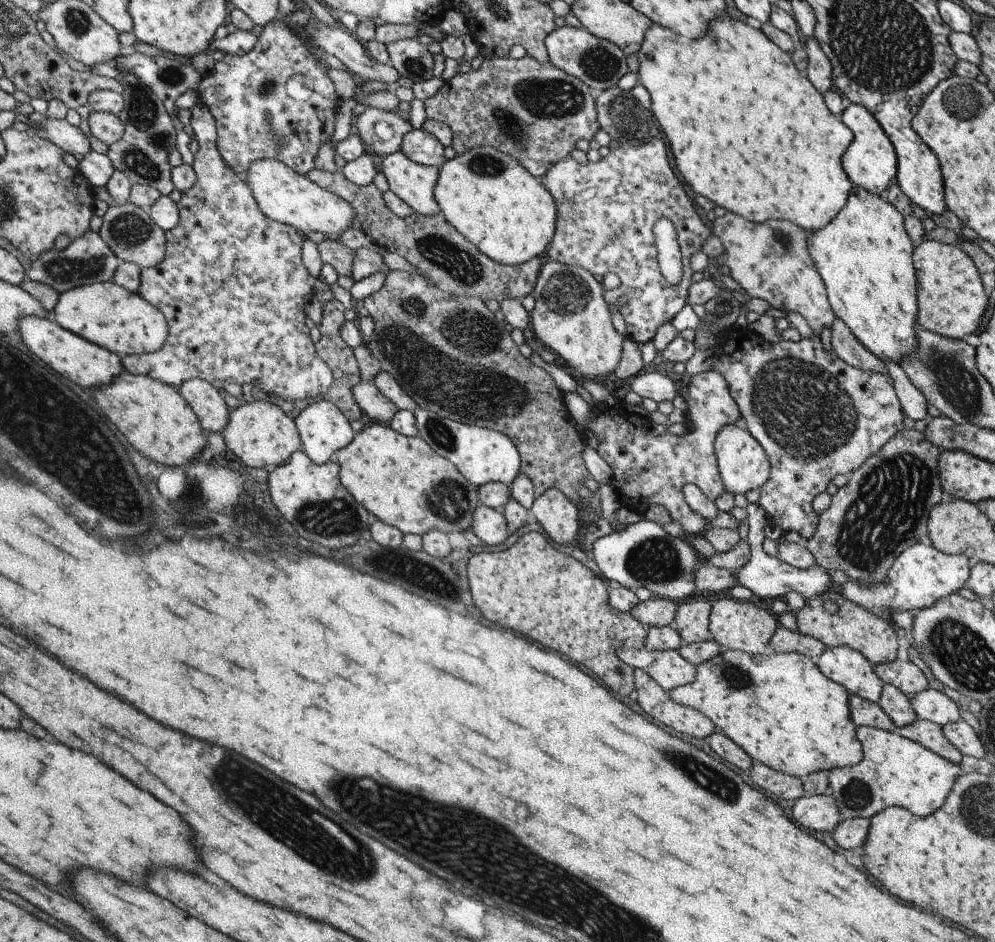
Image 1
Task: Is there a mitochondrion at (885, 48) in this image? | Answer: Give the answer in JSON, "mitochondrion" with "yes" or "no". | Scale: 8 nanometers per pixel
{"mitochondrion":"yes"}

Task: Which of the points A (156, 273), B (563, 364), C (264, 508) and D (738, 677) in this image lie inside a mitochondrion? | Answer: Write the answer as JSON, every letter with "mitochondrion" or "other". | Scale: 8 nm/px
{"A":"other","B":"other","C":"other","D":"mitochondrion"}

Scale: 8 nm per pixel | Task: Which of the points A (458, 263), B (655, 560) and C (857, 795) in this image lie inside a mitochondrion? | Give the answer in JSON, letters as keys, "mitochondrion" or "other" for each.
{"A":"mitochondrion","B":"mitochondrion","C":"mitochondrion"}

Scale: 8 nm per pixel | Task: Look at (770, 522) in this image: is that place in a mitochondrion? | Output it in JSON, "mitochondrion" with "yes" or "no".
{"mitochondrion":"no"}

